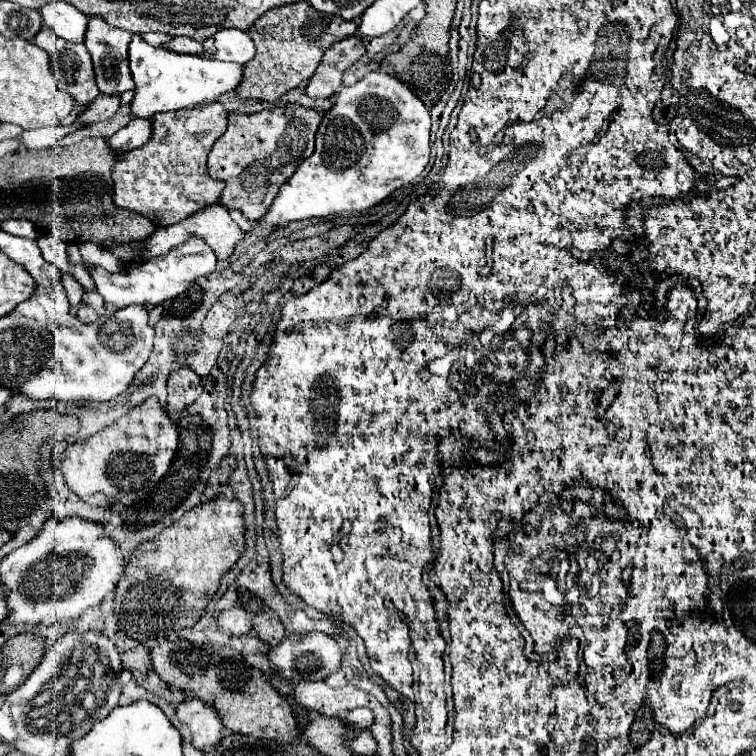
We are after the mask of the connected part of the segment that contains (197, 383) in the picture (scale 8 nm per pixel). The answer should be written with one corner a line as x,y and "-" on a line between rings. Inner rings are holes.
182,367
182,369
172,371
168,377
166,411
168,413
182,413
200,397
200,393
202,393
202,381
190,367

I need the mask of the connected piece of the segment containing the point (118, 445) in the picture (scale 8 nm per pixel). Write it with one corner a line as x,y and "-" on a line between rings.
148,397
142,405
128,411
124,417
120,417
114,425
106,427
104,431
78,441
74,445
68,445
60,455
54,455
54,467
64,475
66,485
70,491
74,491
82,501
86,501
92,507
104,507
104,505
126,505
130,501
136,501
144,493
148,493
162,475
170,469
172,457
178,449
178,427
170,421
168,413
160,405
156,397

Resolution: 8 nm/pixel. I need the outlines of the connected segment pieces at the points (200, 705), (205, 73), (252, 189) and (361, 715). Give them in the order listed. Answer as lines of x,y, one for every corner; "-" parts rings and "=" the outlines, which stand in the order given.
188,697
176,707
178,719
190,727
192,745
200,751
210,751
222,739
222,721
216,711
196,697
=
136,33
130,41
130,71
136,83
136,95
130,103
132,115
136,117
152,117
158,111
178,111
196,107
204,101
214,101
220,95
234,91
242,81
242,65
238,63
200,59
198,55
180,55
152,47
=
300,105
266,109
252,115
230,115
228,129
214,143
208,155
210,177
226,183
218,205
238,209
248,221
260,221
276,197
278,189
296,171
296,167
312,155
314,135
322,121
322,111
=
358,707
358,709
348,711
348,715
342,717
342,721
346,723
346,727
366,729
366,727
372,723
372,711
366,709
366,707

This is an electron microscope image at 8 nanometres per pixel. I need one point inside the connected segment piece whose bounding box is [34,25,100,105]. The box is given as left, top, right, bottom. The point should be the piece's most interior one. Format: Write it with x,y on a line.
71,62

